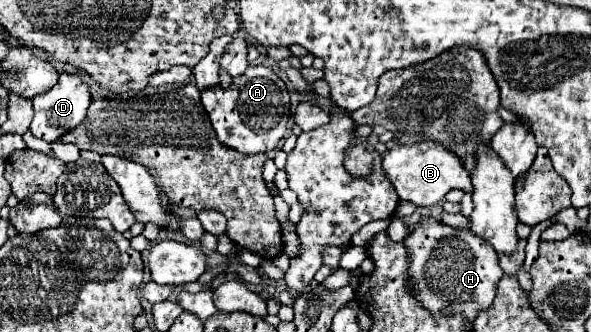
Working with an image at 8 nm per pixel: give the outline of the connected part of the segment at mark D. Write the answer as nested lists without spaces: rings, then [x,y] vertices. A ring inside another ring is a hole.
[[[61,72],[59,76],[59,82],[47,90],[45,94],[39,94],[33,98],[33,110],[35,110],[35,116],[33,116],[33,122],[31,122],[31,134],[35,138],[41,138],[41,140],[47,140],[47,142],[55,142],[59,140],[67,130],[75,128],[79,122],[85,120],[85,114],[87,114],[87,108],[91,104],[91,92],[89,92],[89,84],[83,82],[83,78],[79,76],[73,76],[73,74],[67,74],[67,72]]]

